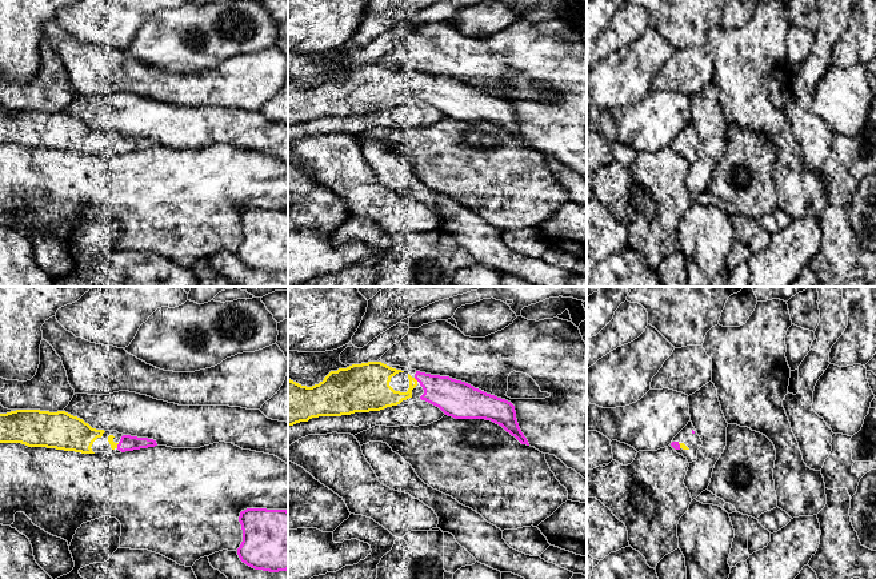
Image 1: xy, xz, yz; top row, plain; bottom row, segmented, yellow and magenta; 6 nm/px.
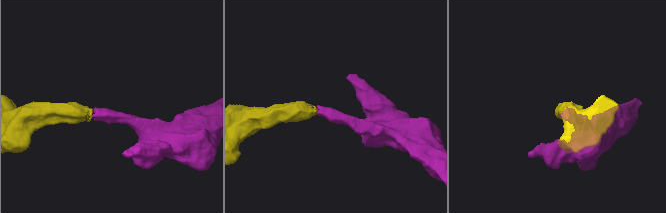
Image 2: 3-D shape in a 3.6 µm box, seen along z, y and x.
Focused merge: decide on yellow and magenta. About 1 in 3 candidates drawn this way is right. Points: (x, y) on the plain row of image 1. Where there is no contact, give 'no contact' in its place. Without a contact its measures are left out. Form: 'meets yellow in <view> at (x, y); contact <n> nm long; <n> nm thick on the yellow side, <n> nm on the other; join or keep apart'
meets yellow in xz at (415, 80); contact 40 nm long; 200 nm thick on the yellow side, 220 nm on the other; join

